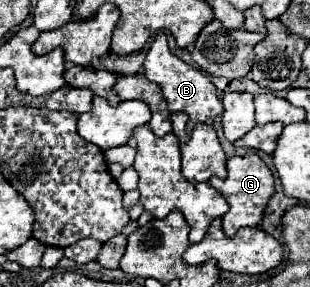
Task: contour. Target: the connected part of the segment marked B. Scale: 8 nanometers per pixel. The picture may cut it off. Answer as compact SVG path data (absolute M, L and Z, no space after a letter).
M157 33L157 37L151 43L151 49L149 49L147 57L145 57L145 65L143 67L145 67L145 77L149 81L155 81L163 89L165 101L169 105L169 111L171 113L183 111L183 113L189 115L189 123L187 123L189 131L197 123L209 123L209 121L213 121L223 111L223 103L217 97L217 89L211 83L211 79L205 73L201 73L201 71L193 69L191 65L187 65L185 61L181 61L179 57L175 57L169 51L167 35L165 33Z

